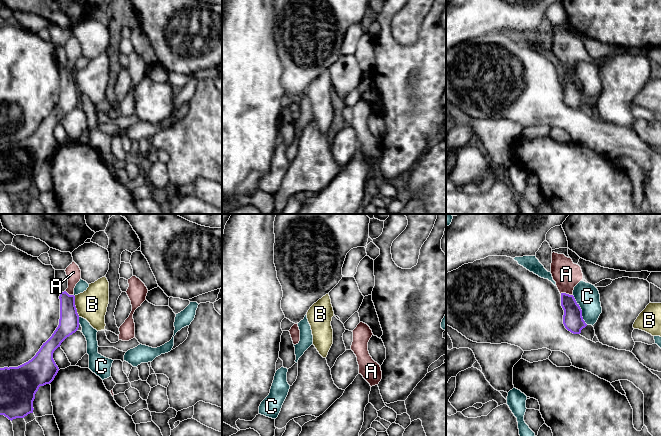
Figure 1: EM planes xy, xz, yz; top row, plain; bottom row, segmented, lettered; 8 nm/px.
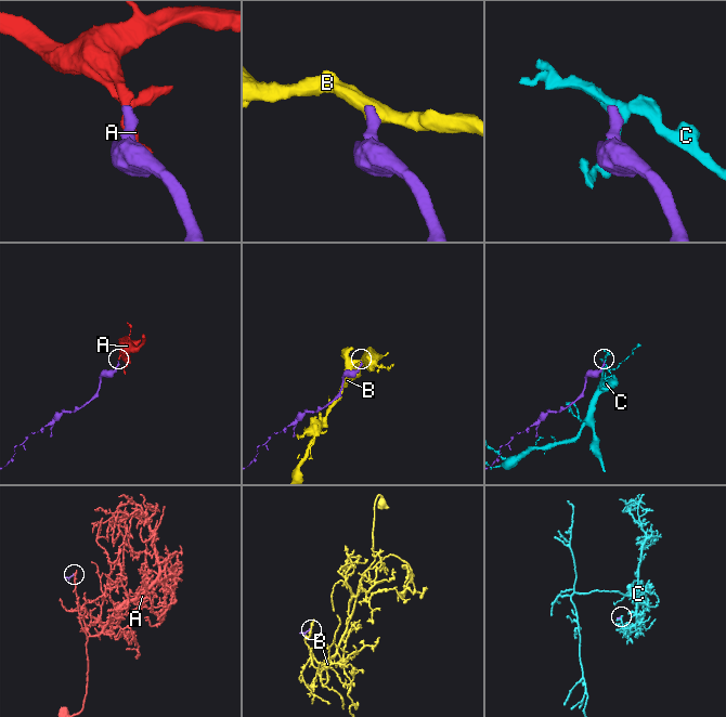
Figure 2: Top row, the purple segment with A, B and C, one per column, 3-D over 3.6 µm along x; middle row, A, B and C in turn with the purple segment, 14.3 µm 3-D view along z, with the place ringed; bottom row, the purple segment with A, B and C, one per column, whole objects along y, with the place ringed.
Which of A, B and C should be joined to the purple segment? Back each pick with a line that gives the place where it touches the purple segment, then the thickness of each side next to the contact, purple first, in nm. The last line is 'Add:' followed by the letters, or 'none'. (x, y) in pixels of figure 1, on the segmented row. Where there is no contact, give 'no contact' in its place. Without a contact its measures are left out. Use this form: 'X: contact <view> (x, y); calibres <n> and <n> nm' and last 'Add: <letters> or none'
A: contact yz (565, 293); calibres 160 and 220 nm
Add: A

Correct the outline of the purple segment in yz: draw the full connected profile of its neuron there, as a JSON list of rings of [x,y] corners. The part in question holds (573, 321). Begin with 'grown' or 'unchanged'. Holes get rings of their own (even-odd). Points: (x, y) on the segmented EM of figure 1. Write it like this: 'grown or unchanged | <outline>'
grown | [[[552,253],[551,274],[561,294],[561,306],[564,310],[563,324],[573,334],[580,334],[587,326],[582,310],[573,296],[574,287],[583,280],[581,267],[574,264],[564,254]]]

